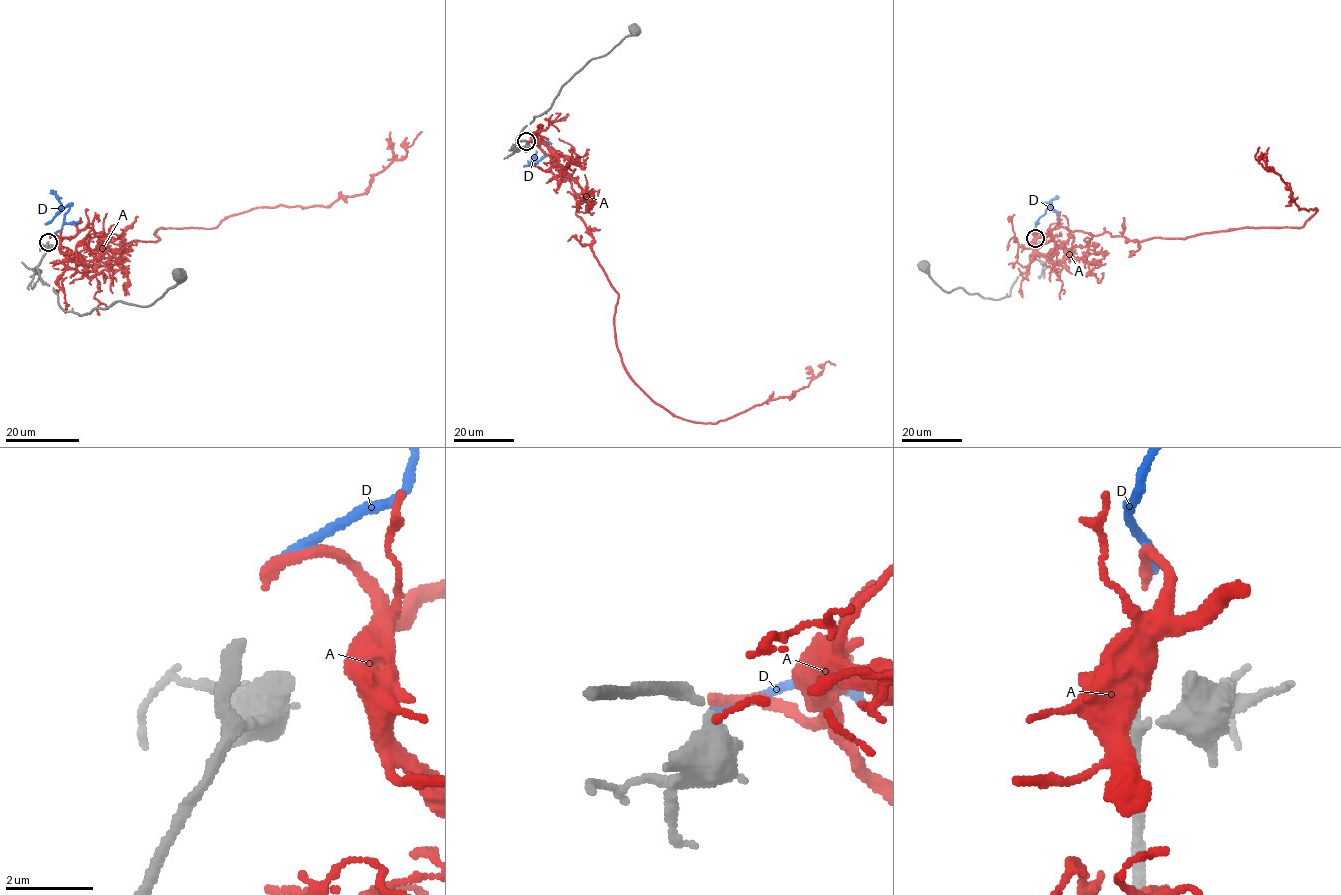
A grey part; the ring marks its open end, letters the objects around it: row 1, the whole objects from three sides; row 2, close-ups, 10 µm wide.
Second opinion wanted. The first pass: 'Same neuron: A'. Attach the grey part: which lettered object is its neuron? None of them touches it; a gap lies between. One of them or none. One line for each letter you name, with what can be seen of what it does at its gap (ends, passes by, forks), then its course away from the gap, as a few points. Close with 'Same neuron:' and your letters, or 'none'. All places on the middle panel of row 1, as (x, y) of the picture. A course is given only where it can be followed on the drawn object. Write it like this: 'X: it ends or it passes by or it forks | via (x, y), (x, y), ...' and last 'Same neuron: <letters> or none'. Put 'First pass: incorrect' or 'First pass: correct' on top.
First pass: correct
A: it ends | via (527, 141), (571, 183), (618, 294), (622, 365), (657, 403), (716, 423), (792, 397), (835, 365)
Same neuron: A

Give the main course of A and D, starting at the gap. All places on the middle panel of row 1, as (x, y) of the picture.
A: (527, 141), (571, 183), (618, 294), (622, 365), (657, 403), (716, 423), (792, 397), (835, 365)
D: (528, 141), (536, 140), (545, 154), (537, 161), (534, 157), (528, 160)

